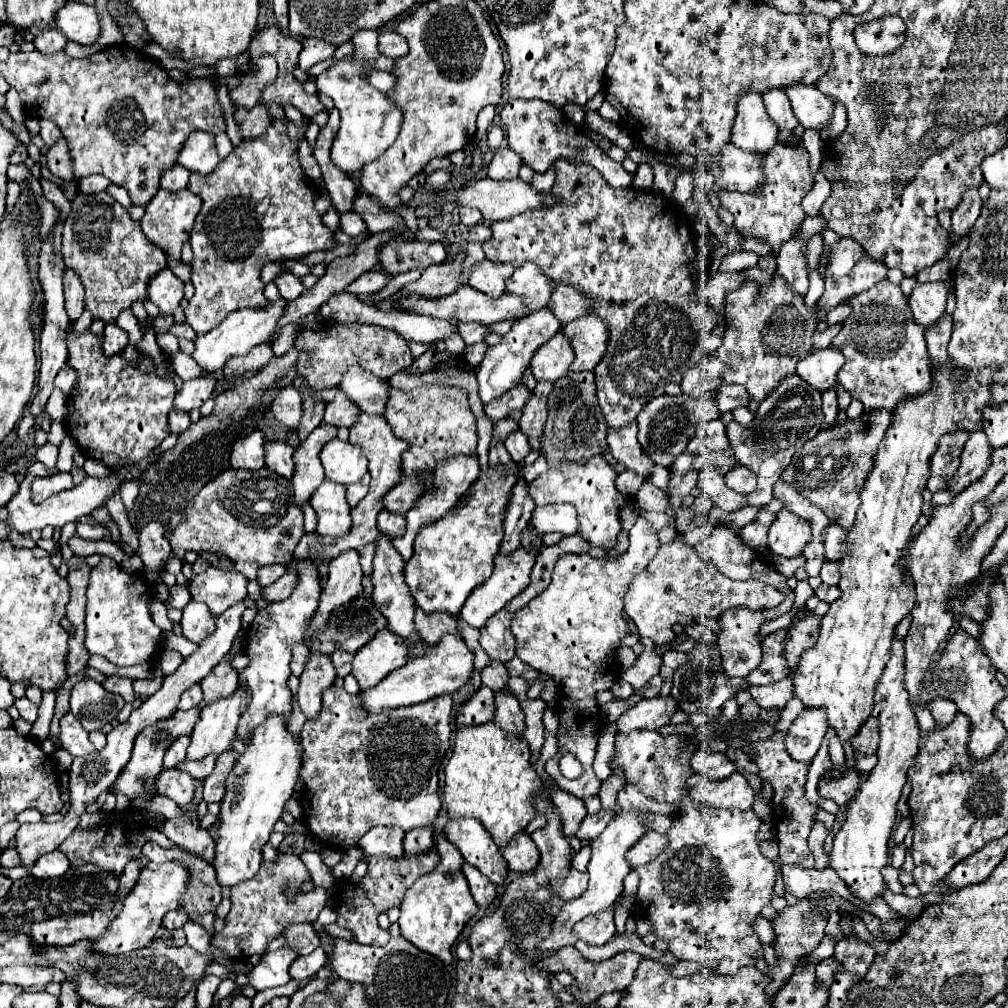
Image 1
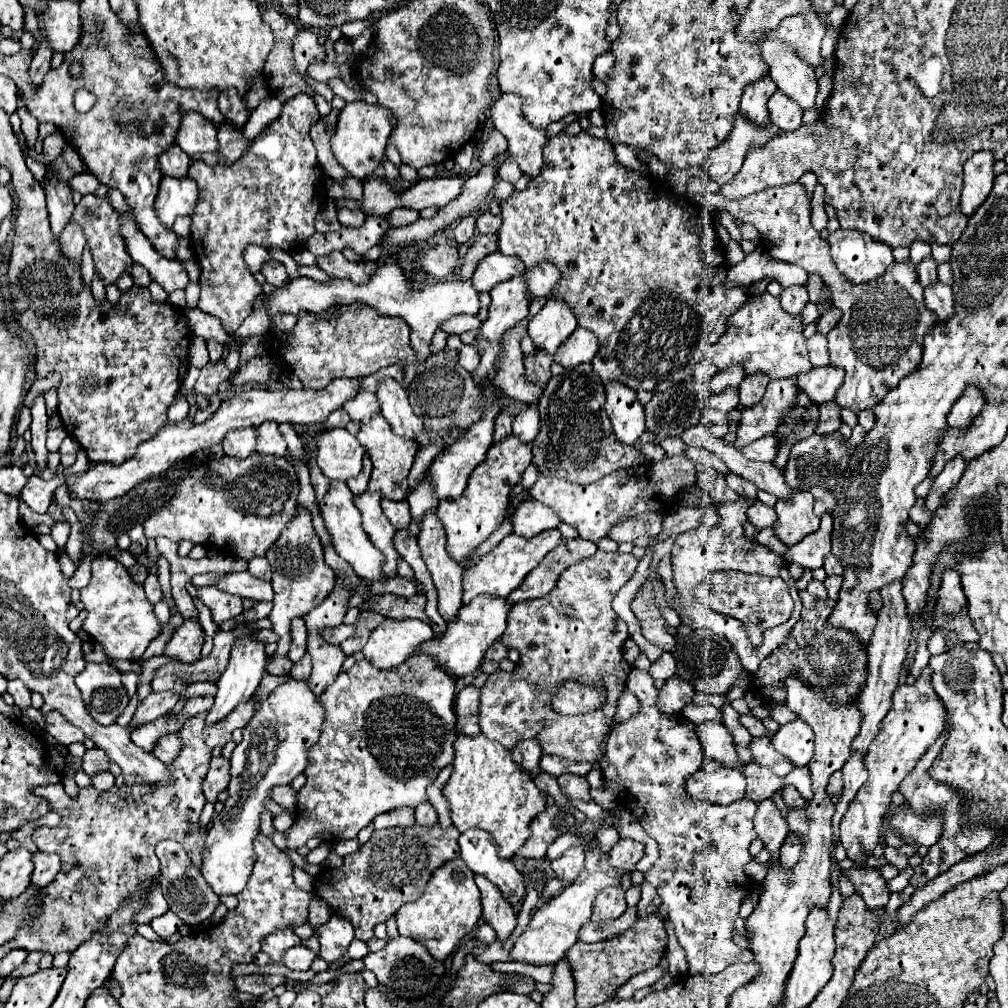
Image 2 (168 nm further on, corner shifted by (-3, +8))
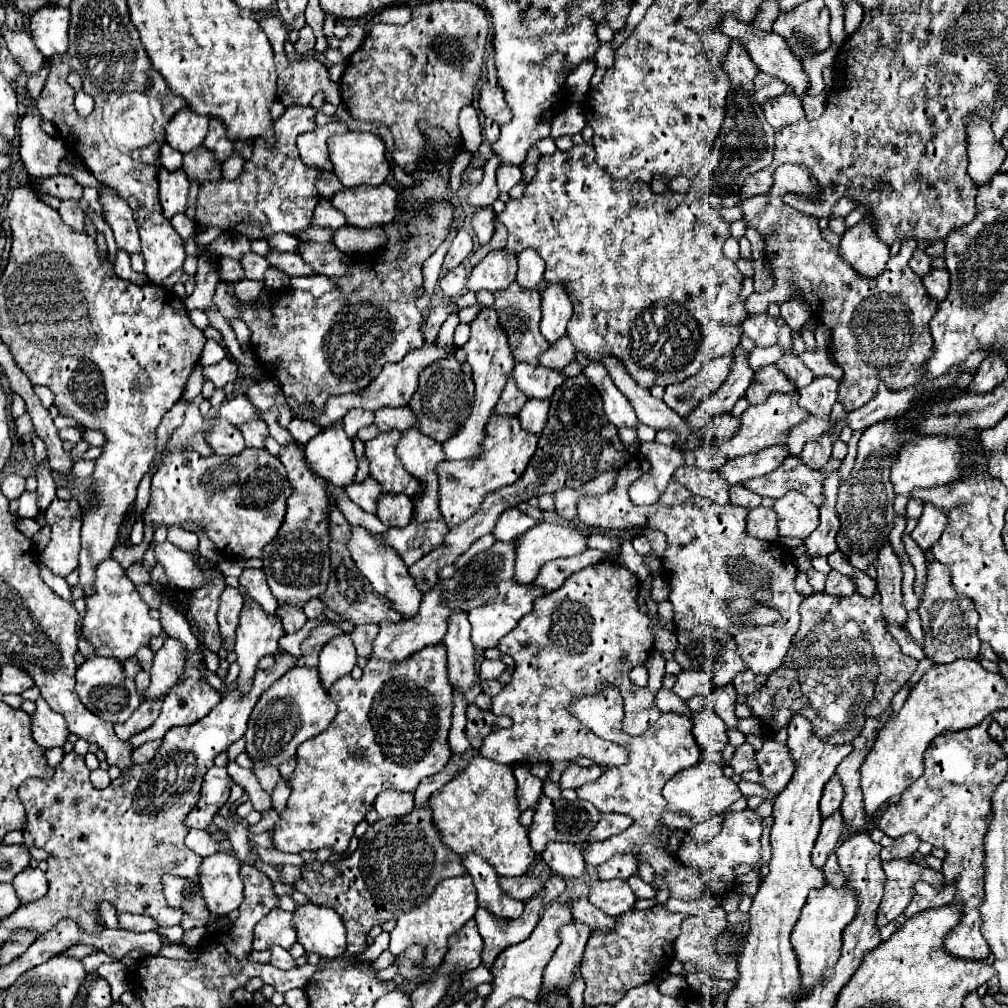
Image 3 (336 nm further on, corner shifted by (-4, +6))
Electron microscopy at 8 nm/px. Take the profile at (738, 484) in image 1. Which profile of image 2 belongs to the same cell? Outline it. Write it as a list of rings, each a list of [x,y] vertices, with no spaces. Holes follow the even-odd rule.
[[[728,473],[728,475],[726,475],[726,483],[728,483],[728,487],[732,487],[738,495],[742,495],[742,497],[750,497],[750,499],[756,499],[758,489],[756,489],[756,485],[752,485],[752,481],[748,481],[748,479],[740,477],[740,475]]]

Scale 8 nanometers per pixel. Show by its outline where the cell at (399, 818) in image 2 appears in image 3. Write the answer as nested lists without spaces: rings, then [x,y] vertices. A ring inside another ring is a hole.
[[[381,791],[373,807],[379,817],[401,817],[413,809],[413,791]]]

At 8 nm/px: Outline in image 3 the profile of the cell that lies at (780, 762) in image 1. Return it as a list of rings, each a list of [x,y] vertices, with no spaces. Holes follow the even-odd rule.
[[[743,743],[743,745],[739,745],[737,749],[735,749],[735,753],[733,753],[733,759],[731,759],[731,769],[737,773],[737,775],[741,775],[743,771],[749,771],[749,769],[755,769],[757,765],[753,763],[753,759],[755,759],[755,751],[753,751],[753,747],[749,745],[749,743]]]

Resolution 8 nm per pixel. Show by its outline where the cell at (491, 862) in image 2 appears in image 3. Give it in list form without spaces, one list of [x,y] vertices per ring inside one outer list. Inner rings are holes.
[[[467,855],[463,859],[469,875],[473,877],[473,885],[477,889],[477,907],[487,909],[491,915],[499,919],[519,919],[525,903],[511,899],[499,887],[499,875],[493,871],[489,863],[485,863],[479,855]]]

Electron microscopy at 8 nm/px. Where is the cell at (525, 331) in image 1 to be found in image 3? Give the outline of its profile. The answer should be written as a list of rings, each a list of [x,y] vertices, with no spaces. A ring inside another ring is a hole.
[[[517,363],[513,369],[517,387],[529,399],[549,399],[557,387],[561,387],[569,377],[559,371],[549,371],[541,365],[529,367],[527,363]]]

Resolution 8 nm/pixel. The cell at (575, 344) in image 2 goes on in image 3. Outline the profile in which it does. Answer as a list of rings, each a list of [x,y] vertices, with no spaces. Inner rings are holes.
[[[561,337],[555,343],[549,345],[549,349],[545,353],[539,355],[539,363],[547,369],[555,369],[561,371],[565,365],[569,365],[569,361],[575,357],[575,347],[569,341],[569,337]]]

